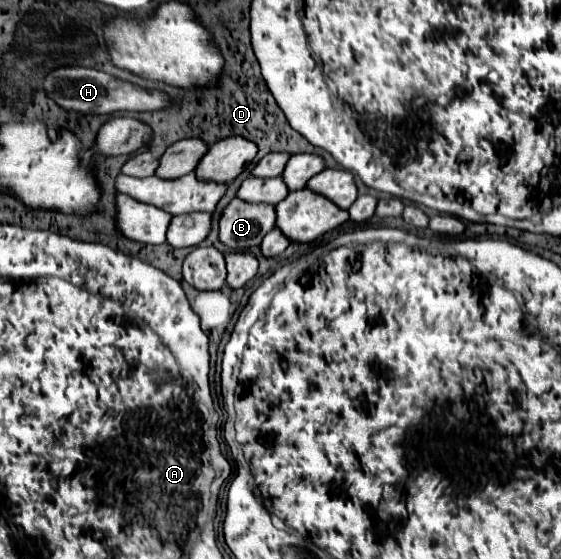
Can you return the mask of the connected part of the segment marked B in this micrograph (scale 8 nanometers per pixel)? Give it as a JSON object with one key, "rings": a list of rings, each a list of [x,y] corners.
{"rings":[[[233,199],[221,213],[217,237],[233,251],[247,251],[261,245],[261,239],[275,227],[273,205],[247,205]]]}

